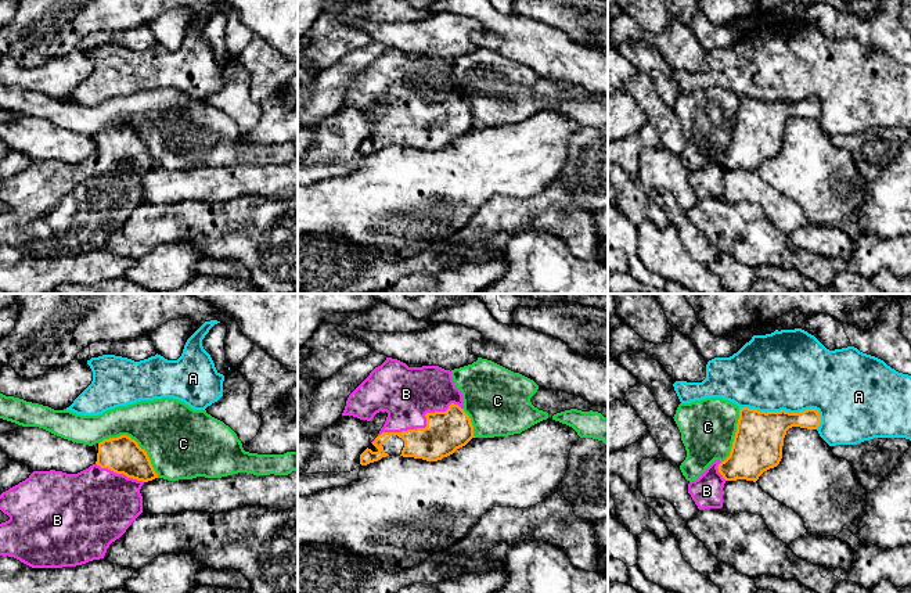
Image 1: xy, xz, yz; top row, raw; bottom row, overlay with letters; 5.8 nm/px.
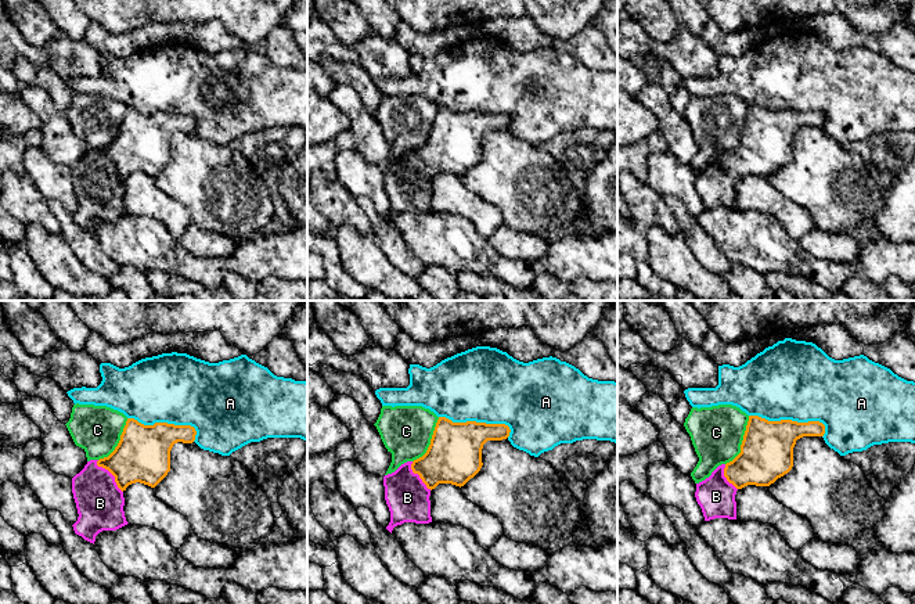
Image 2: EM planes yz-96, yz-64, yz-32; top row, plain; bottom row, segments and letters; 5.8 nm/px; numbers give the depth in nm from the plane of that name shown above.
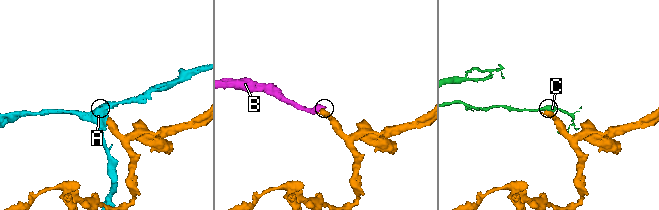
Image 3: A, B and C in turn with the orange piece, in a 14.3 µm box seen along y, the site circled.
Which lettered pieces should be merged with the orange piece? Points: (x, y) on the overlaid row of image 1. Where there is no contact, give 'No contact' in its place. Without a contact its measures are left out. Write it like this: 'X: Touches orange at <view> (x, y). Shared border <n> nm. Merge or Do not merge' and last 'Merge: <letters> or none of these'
A: Touches orange at yz (784, 410). Shared border 480 nm. Do not merge
B: Touches orange at xz (427, 426). Shared border 500 nm. Merge
C: Touches orange at xy (134, 441). Shared border 400 nm. Do not merge
Merge: B

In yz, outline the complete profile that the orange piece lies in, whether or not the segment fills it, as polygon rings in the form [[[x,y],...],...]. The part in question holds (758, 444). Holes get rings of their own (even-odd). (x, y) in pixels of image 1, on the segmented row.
[[[739,409],[730,456],[724,461],[714,460],[698,479],[689,481],[688,493],[699,510],[721,508],[727,481],[756,482],[764,471],[779,464],[789,428],[817,430],[820,424],[821,417],[815,409],[799,413]]]

